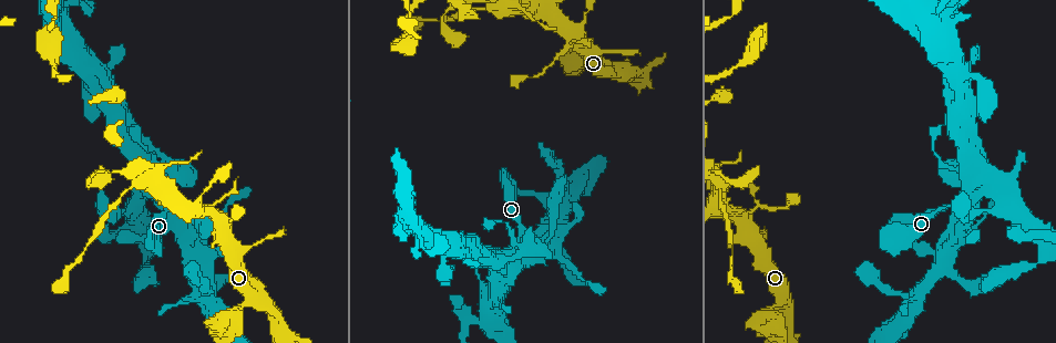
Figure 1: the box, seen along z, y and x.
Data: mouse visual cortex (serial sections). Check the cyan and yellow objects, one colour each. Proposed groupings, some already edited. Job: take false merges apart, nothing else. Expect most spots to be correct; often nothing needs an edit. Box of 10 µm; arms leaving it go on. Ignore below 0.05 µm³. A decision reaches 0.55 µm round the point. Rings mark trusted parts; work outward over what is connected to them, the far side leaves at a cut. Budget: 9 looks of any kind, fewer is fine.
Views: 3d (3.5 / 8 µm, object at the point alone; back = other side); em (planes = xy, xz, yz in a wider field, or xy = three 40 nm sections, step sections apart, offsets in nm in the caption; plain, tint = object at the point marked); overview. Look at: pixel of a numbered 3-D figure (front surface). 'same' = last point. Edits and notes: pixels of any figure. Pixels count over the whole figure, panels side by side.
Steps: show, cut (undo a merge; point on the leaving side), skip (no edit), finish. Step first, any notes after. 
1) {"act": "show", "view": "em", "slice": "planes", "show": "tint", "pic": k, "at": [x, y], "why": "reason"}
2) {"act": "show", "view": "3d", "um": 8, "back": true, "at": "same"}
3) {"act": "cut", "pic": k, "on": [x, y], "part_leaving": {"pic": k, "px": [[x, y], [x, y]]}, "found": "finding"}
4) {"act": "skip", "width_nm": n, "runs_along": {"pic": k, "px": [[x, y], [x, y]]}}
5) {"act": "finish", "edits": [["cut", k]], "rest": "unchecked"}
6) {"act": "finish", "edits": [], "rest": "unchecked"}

{"act": "show", "view": "3d", "um": 3.5, "pic": 1, "at": [226, 210], "why": "thin neck"}

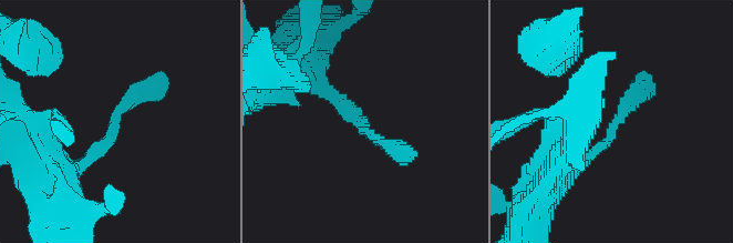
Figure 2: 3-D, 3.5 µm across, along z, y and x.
{"act": "show", "view": "em", "slice": "planes", "show": "tint", "pic": 2, "at": [614, 130]}

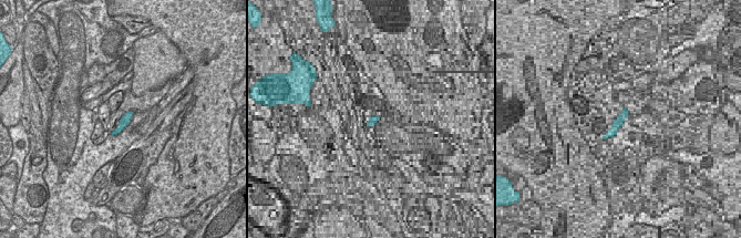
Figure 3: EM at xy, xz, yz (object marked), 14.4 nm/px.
{"act": "show", "view": "em", "slice": "xy", "step": 2, "show": "tint", "at": "same"}

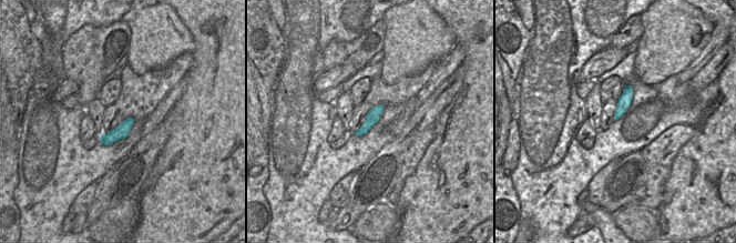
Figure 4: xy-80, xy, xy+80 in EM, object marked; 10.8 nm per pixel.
{"act": "skip", "runs_along": {"pic": 2, "px": [[70, 170], [111, 137], [131, 99], [158, 84]]}, "found": "all the same cell"}

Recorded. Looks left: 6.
{"act": "show", "view": "3d", "um": 3.5, "pic": 1, "at": [967, 174], "why": "looks like a crossing"}

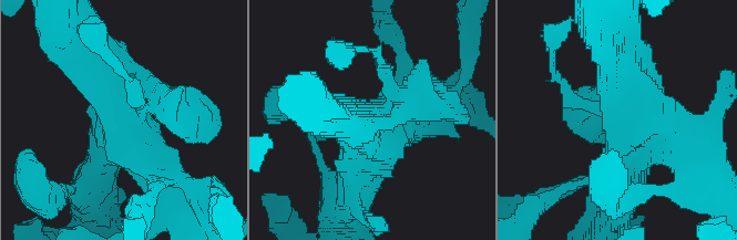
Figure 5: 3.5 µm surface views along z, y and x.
{"act": "show", "view": "em", "slice": "xy", "step": 2, "show": "tint", "pic": 5, "at": [380, 110], "why": "now the EM"}

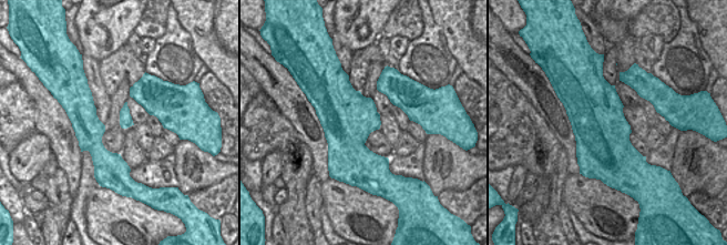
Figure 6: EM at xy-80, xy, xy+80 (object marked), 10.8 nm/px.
{"act": "skip", "runs_along": {"pic": 5, "px": [[167, 173], [123, 128], [96, 47]]}, "found": "one cell here"}

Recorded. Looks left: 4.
{"act": "show", "view": "3d", "um": 8, "pic": 1, "at": [939, 32], "why": "two arms at a narrow angle"}

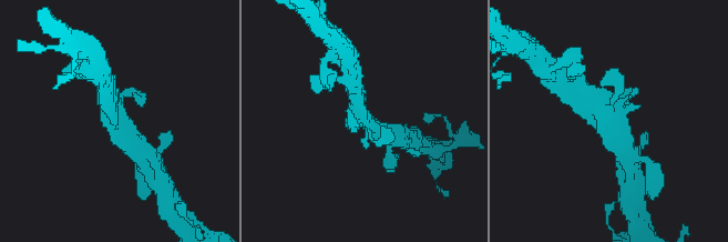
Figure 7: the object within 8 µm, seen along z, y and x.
{"act": "show", "view": "em", "slice": "xy", "step": 1, "show": "tint", "at": "same", "why": "need the tissue"}

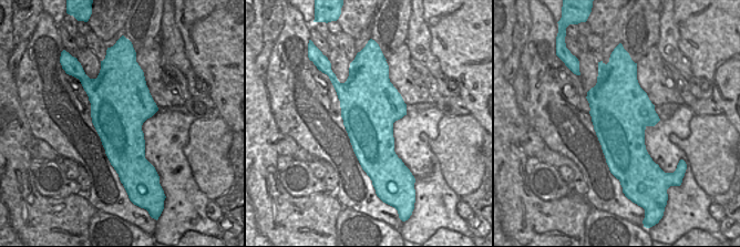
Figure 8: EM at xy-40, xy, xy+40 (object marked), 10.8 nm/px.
{"act": "skip", "runs_along": {"pic": 7, "px": [[625, 145], [613, 121], [592, 97]]}, "found": "all the same cell"}

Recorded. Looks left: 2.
{"act": "finish", "edits": [], "rest": "unchecked"}

